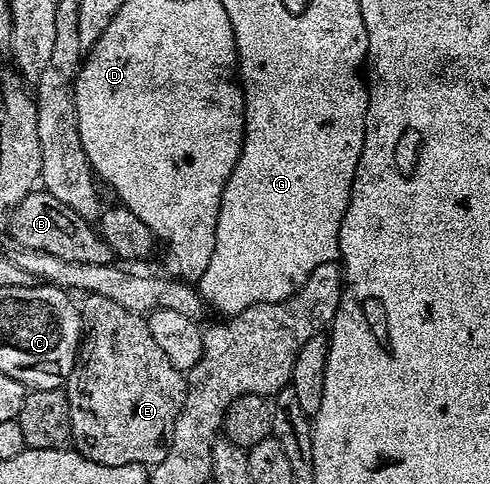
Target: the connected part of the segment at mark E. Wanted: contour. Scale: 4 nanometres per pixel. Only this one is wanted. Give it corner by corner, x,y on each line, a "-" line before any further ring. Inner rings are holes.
99,294
89,295
85,300
87,301
86,307
83,305
80,310
84,333
78,347
78,361
75,362
74,371
70,373
70,379
66,381
64,387
70,409
70,436
73,449
77,450
79,454
83,454
88,460
100,464
119,466
120,464
136,464
138,462
141,466
153,468
160,460
164,460
164,456
168,456
170,441
174,439
174,425
180,416
180,408
184,404
184,396
186,395
186,374
176,369
172,360
168,360
164,348
160,348
160,344
156,344
156,340
152,340
152,332
143,315
128,312
128,308
116,304
116,300
108,300

